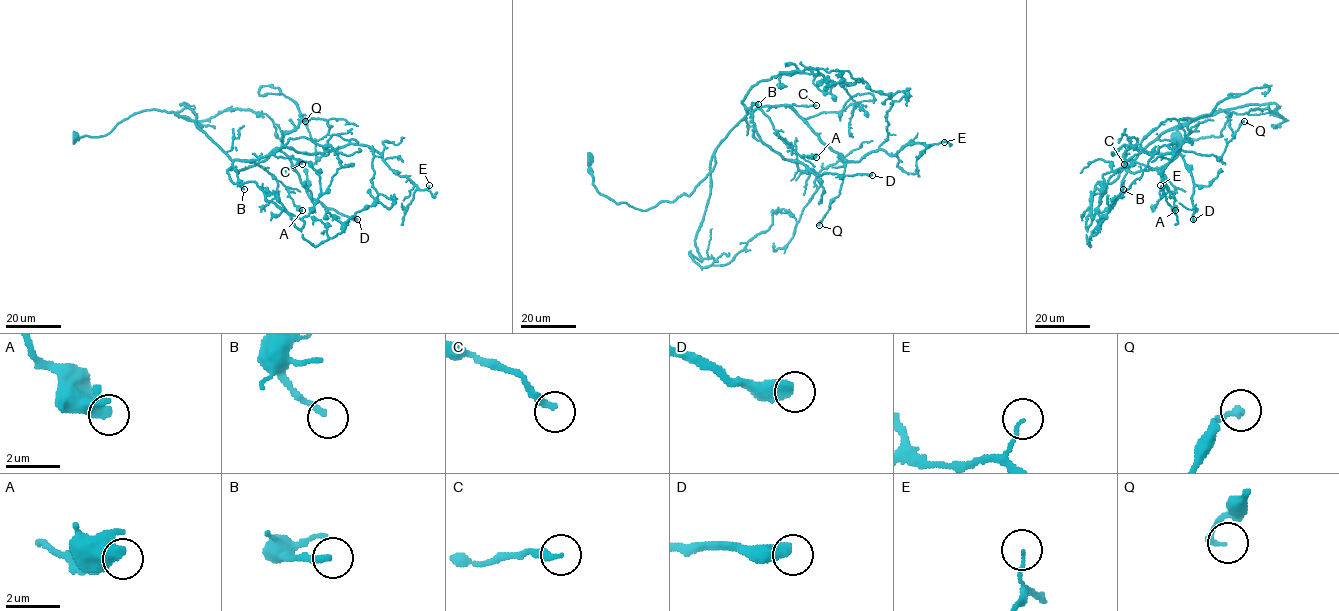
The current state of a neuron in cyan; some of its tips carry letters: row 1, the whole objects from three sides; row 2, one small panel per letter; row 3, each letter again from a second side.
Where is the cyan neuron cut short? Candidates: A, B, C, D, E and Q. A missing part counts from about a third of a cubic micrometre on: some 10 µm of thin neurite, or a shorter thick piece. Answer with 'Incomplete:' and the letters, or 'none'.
Incomplete: B, D

